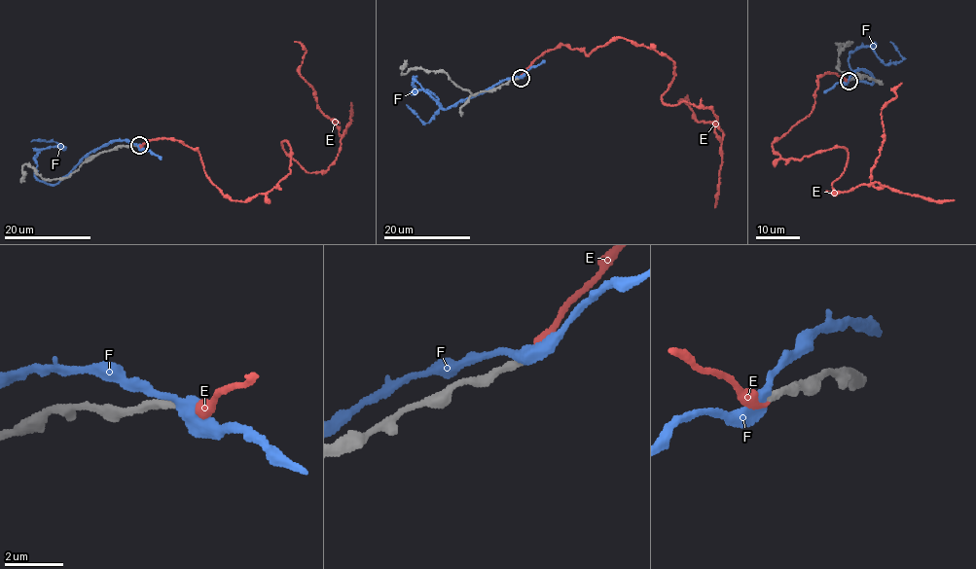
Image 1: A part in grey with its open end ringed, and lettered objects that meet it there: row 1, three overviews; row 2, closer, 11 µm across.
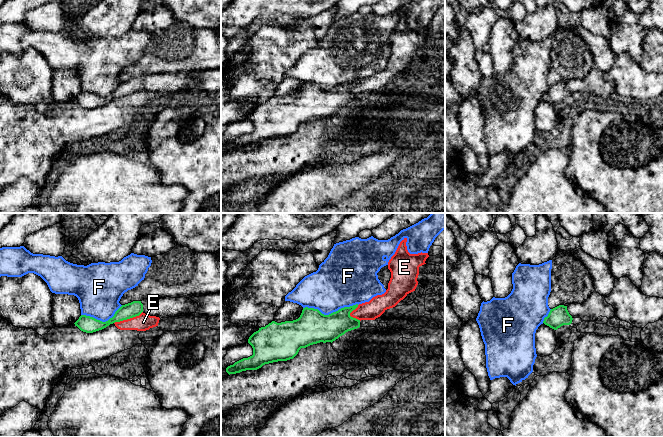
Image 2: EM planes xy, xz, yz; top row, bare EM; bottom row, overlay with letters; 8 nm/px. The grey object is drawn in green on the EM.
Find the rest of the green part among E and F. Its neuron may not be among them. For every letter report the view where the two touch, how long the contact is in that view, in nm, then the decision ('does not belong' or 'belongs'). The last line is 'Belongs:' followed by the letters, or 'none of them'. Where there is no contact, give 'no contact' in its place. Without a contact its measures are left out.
E: contact in xy; length 260 nm; does not belong
F: contact in xz; length 440 nm; does not belong
Belongs: none of them

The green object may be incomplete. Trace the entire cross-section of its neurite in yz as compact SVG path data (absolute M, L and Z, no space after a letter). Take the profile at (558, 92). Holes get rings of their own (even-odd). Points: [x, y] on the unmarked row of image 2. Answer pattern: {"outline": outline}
{"outline": "M559 81L550 86L548 92L544 94L543 99L554 106L557 106L563 101L570 101L572 96L573 94L569 90L567 82Z"}

